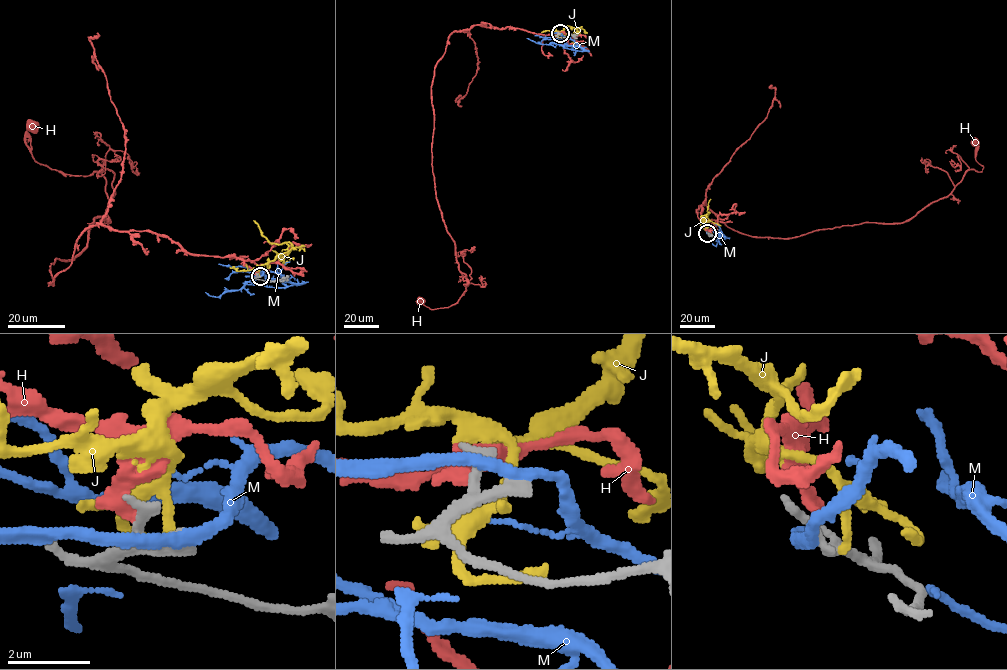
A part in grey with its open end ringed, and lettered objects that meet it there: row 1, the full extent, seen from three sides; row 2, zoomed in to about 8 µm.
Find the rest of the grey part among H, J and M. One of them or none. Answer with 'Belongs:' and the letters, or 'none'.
Belongs: none

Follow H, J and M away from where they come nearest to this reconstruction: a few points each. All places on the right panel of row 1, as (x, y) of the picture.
H: (707, 232), (704, 201), (752, 236), (906, 221), (968, 170), (982, 171), (974, 142)
J: (708, 233), (700, 221), (710, 212), (707, 209), (710, 199)
M: (707, 233), (710, 229), (720, 236), (715, 245), (712, 243)

